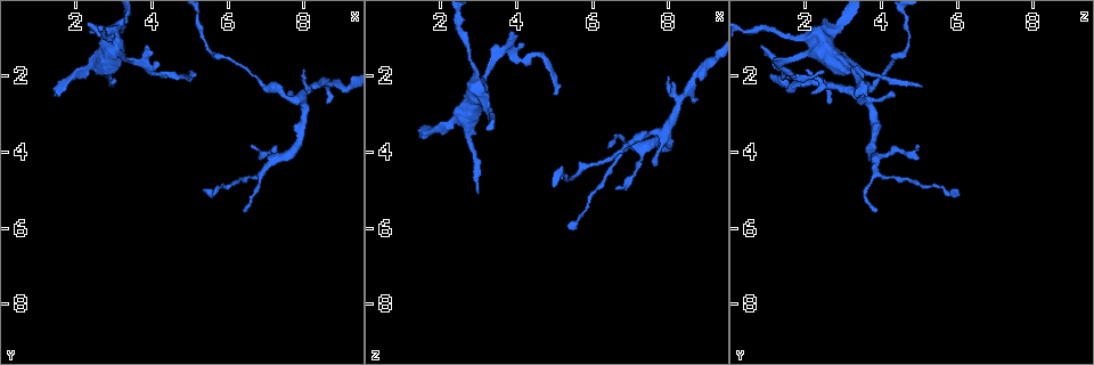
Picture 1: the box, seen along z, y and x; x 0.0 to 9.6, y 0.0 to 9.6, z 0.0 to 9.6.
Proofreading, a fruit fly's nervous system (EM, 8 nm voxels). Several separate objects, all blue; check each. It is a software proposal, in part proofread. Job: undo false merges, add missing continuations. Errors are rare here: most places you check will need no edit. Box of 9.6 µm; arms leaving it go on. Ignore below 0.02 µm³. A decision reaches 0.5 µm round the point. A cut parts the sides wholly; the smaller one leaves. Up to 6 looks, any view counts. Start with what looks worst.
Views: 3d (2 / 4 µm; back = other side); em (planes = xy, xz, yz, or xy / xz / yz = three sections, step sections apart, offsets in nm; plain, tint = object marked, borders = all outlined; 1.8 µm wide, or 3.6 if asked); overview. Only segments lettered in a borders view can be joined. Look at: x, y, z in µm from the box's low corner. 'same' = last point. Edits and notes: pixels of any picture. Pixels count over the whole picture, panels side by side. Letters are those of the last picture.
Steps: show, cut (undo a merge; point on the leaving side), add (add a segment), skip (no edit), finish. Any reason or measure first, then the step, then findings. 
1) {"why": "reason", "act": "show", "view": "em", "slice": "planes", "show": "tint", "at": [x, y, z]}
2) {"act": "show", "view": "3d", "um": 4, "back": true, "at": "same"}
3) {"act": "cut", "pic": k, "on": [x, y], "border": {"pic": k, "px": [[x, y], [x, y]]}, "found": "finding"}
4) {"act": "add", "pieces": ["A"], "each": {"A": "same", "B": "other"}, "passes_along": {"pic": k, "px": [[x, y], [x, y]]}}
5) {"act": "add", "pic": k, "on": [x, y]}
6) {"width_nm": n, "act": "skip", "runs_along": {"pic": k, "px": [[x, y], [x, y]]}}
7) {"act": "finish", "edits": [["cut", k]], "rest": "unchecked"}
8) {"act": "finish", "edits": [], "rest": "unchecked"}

{"why": "four arms meet", "act": "show", "view": "em", "um": 3.6, "slice": "xy", "step": 4, "show": "tint", "at": [3.05, 1.05, 2.35]}

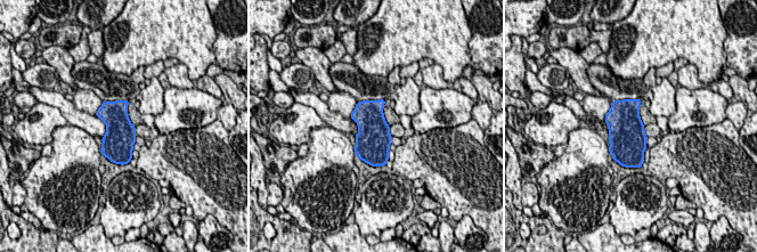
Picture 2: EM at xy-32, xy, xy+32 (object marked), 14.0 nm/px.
{"why": "another direction", "act": "show", "view": "em", "um": 3.6, "slice": "planes", "show": "borders", "at": "same"}

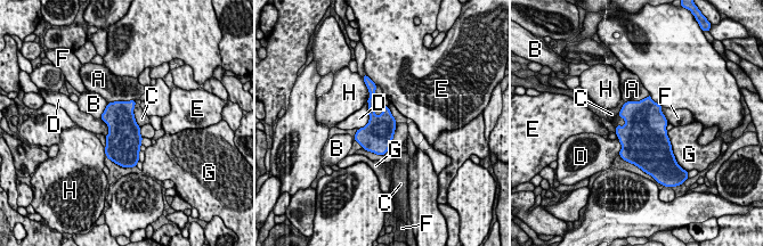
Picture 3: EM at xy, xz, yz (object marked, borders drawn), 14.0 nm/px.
{"longest_contact_nm": ["D", 420], "act": "skip", "each": {"A": "other", "B": "other", "C": "other", "D": "other", "E": "other", "F": "other", "G": "other", "H": "other"}, "border": {"pic": 3, "px": [[135, 104], [134, 117], [139, 126]]}, "found": "one neuron here"}

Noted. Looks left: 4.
{"why": "thin end", "act": "show", "view": "3d", "um": 4, "at": [4.25, 1.70, 1.15]}

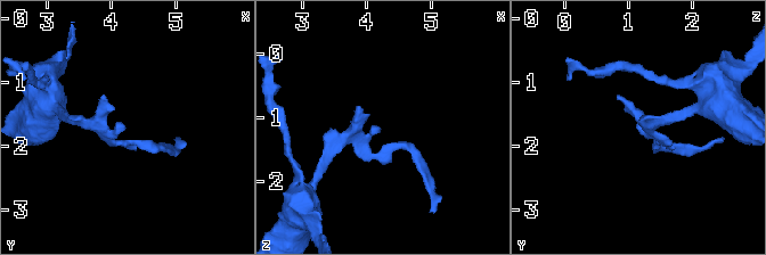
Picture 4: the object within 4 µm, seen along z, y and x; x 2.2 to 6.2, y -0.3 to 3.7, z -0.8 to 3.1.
{"why": "need the tissue", "act": "show", "view": "em", "slice": "planes", "show": "plain", "at": [4.20, 1.70, 1.15]}

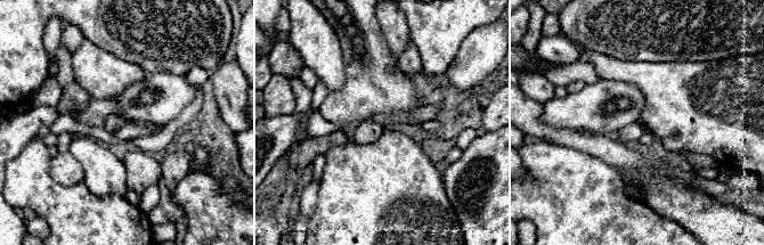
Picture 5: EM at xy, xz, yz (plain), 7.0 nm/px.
{"act": "show", "view": "em", "slice": "planes", "show": "borders", "at": "same"}

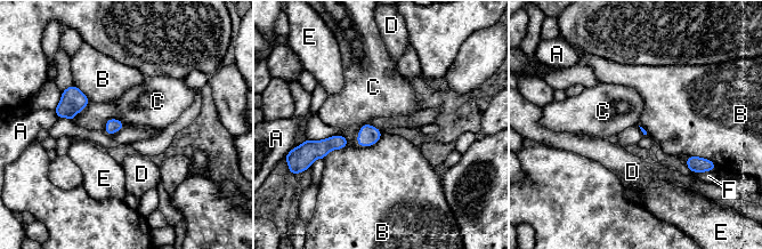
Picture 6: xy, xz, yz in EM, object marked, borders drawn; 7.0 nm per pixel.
{"act": "skip", "each": {"A": "other", "B": "other", "C": "other", "D": "other", "E": "other", "F": "other"}, "border": {"pic": 6, "px": [[126, 125], [108, 119], [104, 128]]}, "found": "no lettered segment goes on from it"}

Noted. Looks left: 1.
{"act": "finish", "edits": [], "rest": "unchecked"}

